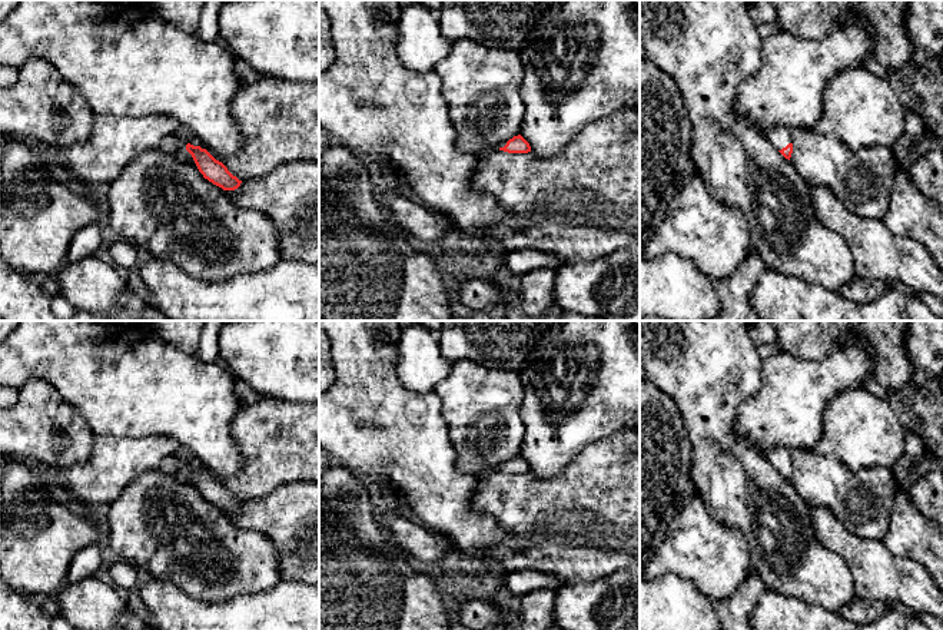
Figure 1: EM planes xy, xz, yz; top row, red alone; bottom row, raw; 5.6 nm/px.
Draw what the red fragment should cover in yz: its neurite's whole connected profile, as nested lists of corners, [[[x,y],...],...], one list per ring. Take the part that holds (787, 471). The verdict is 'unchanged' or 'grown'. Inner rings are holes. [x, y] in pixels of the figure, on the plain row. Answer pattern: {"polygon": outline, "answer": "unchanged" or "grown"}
{"polygon": [[[773,448],[766,452],[771,465],[788,481],[793,474],[791,454],[793,451],[787,448]]], "answer": "grown"}

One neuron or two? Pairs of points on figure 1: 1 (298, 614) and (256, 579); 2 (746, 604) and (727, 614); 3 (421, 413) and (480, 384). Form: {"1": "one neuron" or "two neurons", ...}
{"1": "two neurons", "2": "one neuron", "3": "two neurons"}

